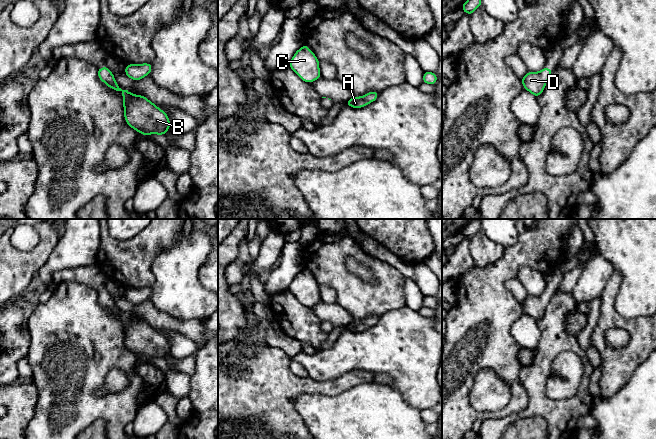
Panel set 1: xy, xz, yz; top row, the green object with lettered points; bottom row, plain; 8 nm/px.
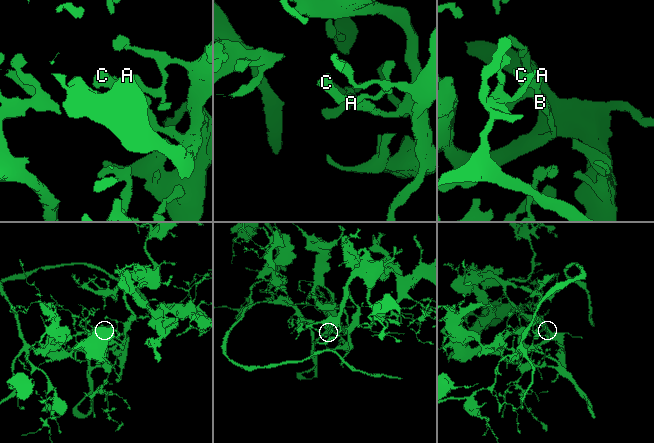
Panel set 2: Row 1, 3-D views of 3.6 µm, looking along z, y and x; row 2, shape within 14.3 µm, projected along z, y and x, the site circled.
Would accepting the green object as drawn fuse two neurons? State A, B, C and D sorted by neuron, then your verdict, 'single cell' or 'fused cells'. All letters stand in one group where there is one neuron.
groups A B C D; single cell

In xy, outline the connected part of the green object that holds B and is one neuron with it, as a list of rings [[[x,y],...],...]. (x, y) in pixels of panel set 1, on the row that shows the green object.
[[[107,66],[98,68],[98,78],[111,89],[122,92],[125,121],[138,133],[165,135],[170,129],[168,115],[146,97],[122,90]]]

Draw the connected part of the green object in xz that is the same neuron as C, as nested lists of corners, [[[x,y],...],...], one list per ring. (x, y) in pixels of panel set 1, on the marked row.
[[[307,45],[295,52],[288,65],[304,82],[312,83],[322,77],[319,60]]]

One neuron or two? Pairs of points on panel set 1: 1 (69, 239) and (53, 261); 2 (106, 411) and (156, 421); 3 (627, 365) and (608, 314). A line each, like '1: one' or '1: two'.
1: one
2: two
3: one

